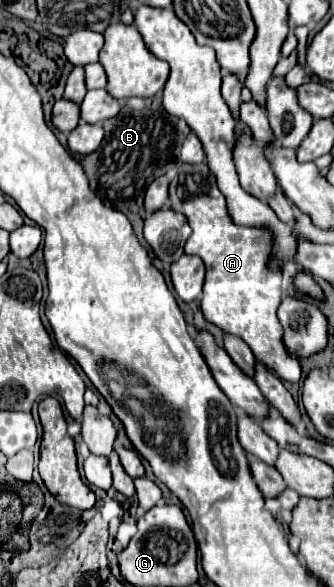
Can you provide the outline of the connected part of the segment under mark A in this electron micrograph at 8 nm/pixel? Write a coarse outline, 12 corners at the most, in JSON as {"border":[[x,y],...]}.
{"border":[[206,163],[170,181],[170,209],[206,267],[202,313],[298,383],[276,309],[270,233],[238,229]]}

